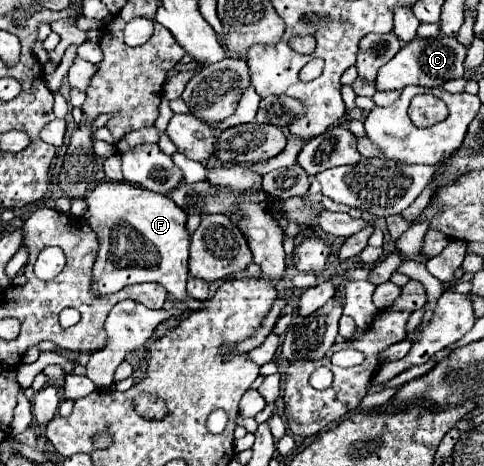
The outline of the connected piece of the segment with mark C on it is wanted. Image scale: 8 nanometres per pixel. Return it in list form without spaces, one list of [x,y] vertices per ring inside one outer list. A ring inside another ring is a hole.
[[[415,37],[403,49],[387,63],[383,69],[379,69],[377,75],[377,89],[379,91],[401,91],[407,85],[419,85],[419,87],[443,87],[443,83],[465,77],[465,47],[455,37],[435,37],[435,39],[419,39]]]

